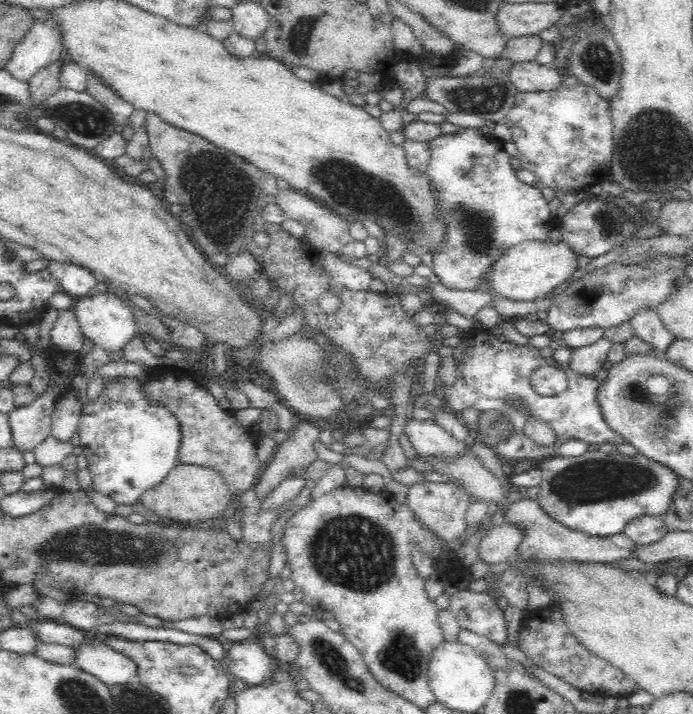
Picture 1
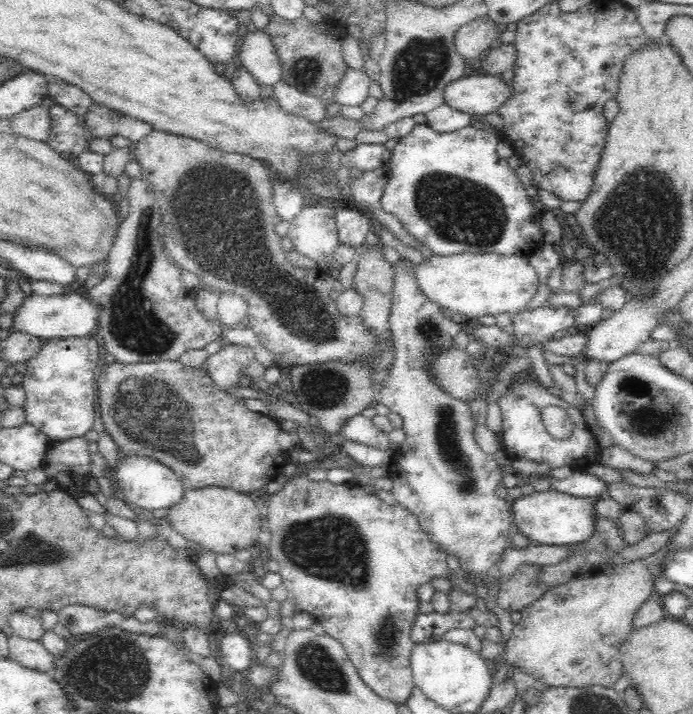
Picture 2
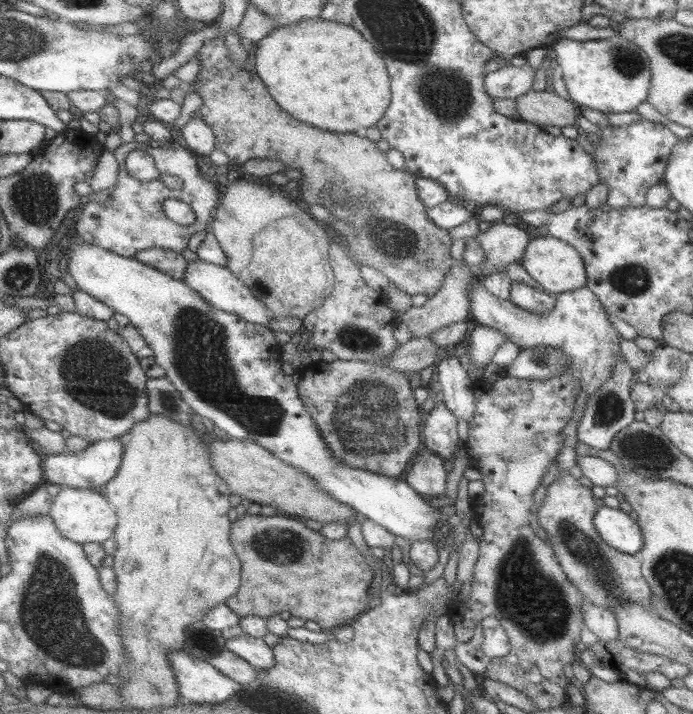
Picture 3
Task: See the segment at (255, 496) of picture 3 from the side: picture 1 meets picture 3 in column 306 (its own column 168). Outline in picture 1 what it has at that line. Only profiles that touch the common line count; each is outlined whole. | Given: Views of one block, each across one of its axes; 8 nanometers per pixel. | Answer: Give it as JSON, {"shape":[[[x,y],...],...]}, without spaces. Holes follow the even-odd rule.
{"shape":[[[178,463],[171,469],[162,482],[146,488],[137,501],[159,517],[181,522],[212,520],[222,516],[230,501],[231,492],[222,476],[213,469],[194,464]]]}

